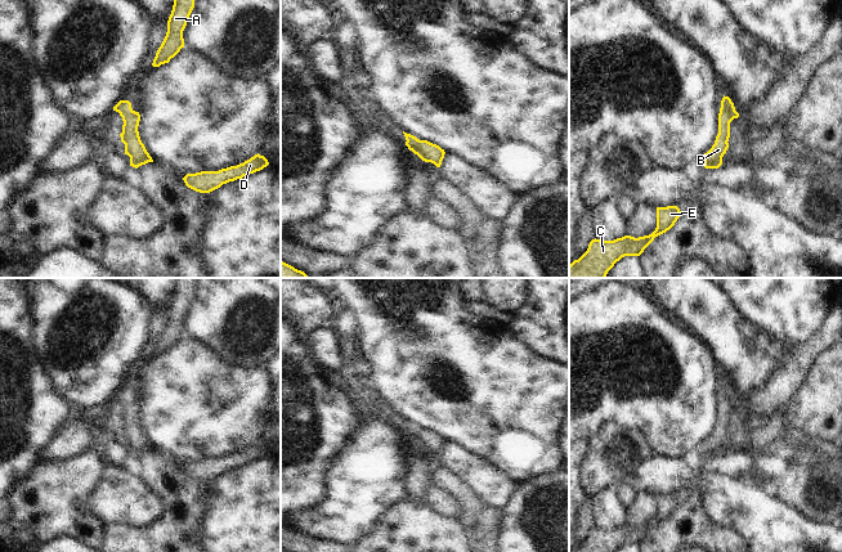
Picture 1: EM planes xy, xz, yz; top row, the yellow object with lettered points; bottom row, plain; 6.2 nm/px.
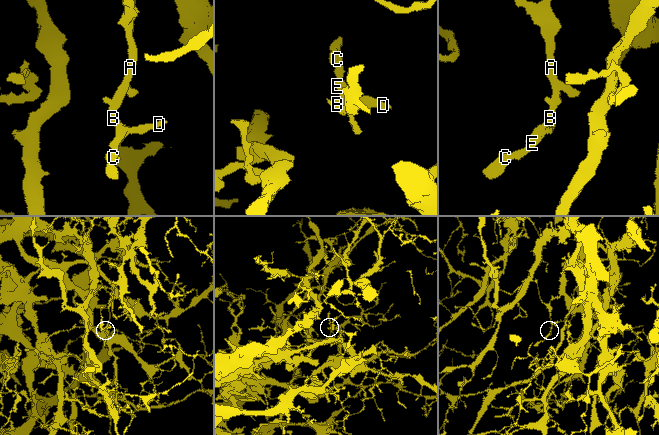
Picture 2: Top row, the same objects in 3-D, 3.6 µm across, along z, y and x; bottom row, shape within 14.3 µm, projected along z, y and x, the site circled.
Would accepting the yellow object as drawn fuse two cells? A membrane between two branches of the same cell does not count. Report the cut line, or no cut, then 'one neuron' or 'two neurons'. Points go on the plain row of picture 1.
cut none; one neuron

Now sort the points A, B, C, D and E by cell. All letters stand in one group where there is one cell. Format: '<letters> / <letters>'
A B C D E

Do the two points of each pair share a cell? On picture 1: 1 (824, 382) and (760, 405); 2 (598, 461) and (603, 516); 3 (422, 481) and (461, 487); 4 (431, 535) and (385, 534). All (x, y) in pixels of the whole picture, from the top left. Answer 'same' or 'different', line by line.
1: different
2: different
3: different
4: same

